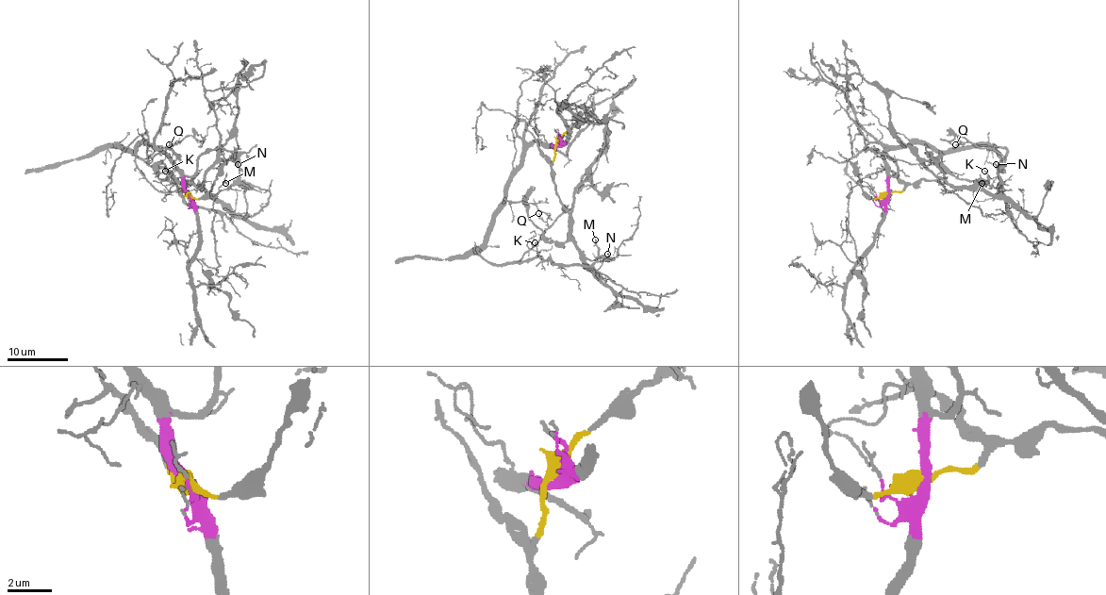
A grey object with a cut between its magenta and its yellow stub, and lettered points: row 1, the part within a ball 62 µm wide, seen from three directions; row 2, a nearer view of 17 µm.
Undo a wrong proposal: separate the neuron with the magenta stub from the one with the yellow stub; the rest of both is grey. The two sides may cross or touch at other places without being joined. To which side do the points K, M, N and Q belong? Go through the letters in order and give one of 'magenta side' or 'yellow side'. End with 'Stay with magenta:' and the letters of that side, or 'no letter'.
K: magenta side
M: yellow side
N: yellow side
Q: magenta side
Stay with magenta: K, Q

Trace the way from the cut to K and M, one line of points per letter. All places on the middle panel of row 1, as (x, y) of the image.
K: (558, 146), (529, 147), (511, 173), (504, 206), (480, 255), (497, 264), (527, 262), (538, 253), (536, 242)
M: (558, 146), (552, 163), (552, 176), (555, 193), (569, 213), (569, 239), (593, 260), (598, 255), (595, 239)

